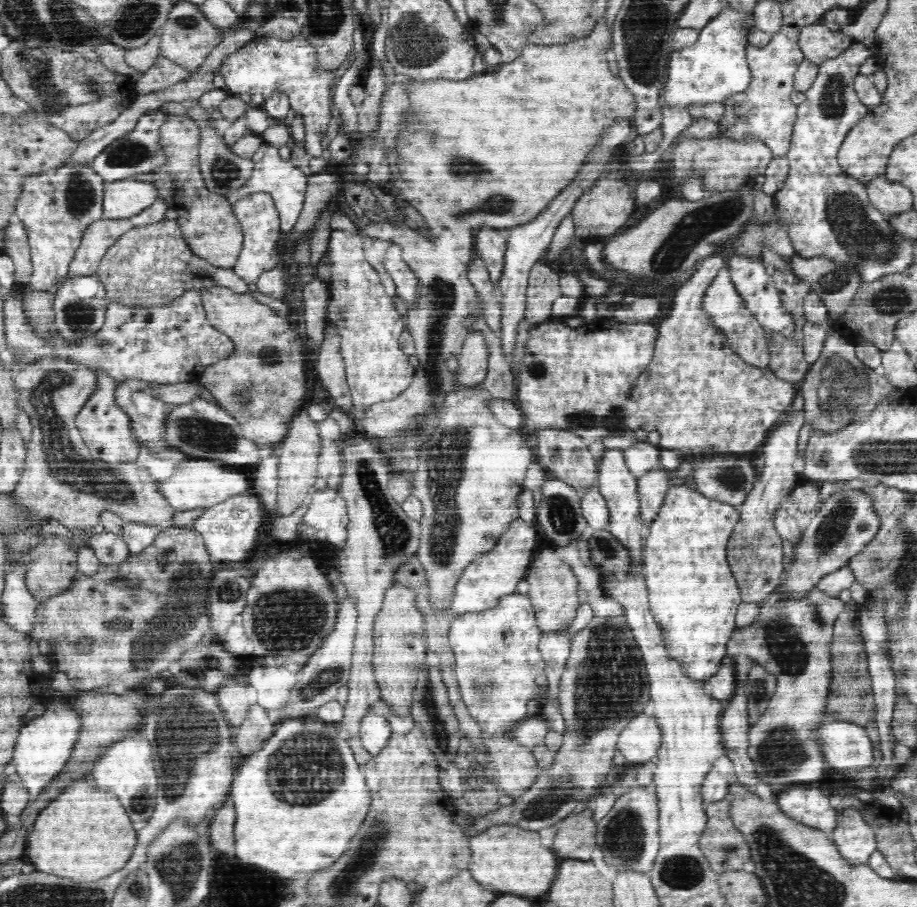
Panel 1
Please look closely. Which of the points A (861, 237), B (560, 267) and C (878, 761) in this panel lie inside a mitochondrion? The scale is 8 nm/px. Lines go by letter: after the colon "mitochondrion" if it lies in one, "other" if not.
A: mitochondrion
B: other
C: other

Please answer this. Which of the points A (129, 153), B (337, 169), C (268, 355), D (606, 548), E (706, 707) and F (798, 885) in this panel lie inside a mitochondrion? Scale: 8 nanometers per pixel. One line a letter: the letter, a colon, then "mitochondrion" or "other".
A: mitochondrion
B: other
C: mitochondrion
D: mitochondrion
E: other
F: mitochondrion

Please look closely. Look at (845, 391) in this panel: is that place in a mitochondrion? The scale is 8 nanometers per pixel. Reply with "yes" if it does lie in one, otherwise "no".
yes

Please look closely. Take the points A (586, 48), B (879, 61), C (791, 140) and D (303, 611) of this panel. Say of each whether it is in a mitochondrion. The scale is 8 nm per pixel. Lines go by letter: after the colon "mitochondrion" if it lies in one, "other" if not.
A: other
B: other
C: other
D: mitochondrion

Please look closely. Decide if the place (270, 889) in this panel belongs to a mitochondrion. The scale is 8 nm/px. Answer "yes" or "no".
no

